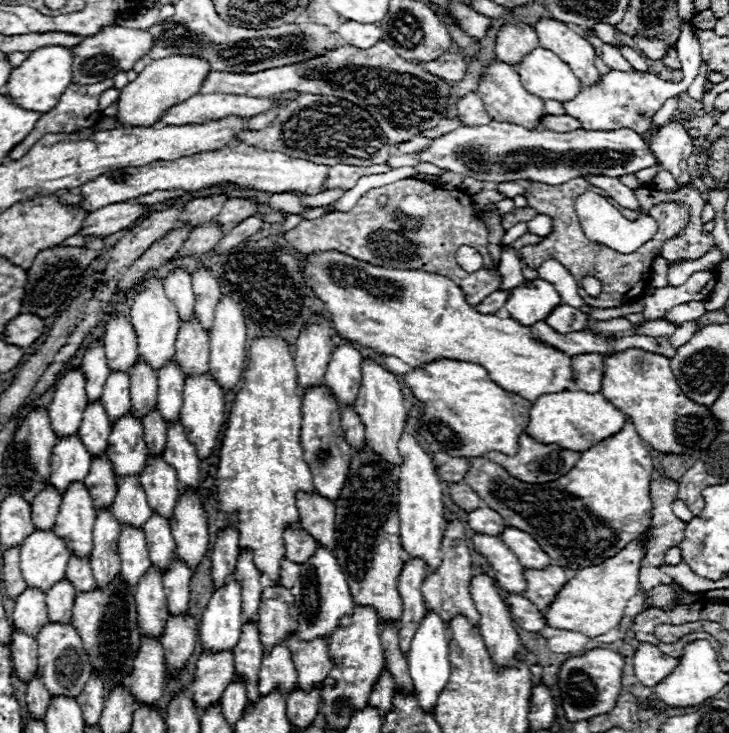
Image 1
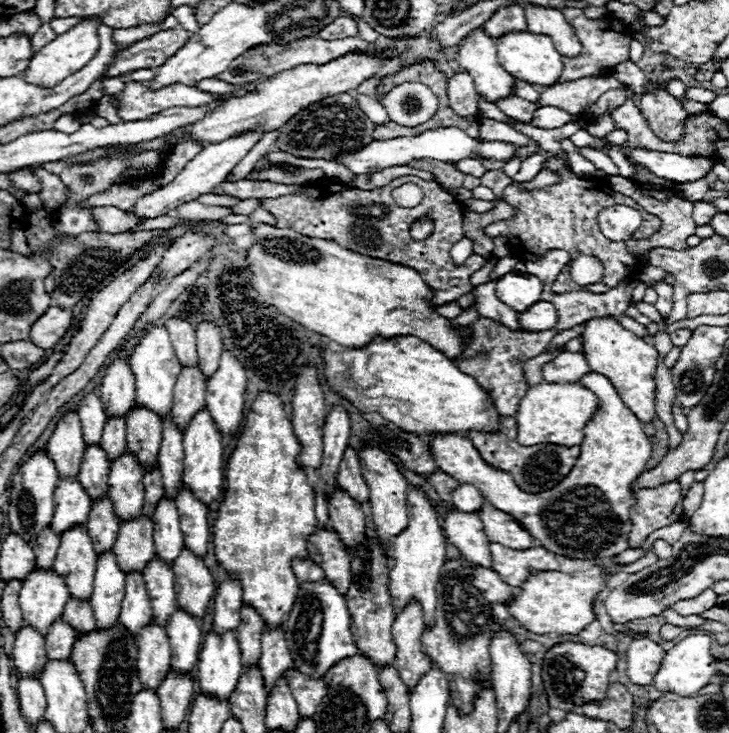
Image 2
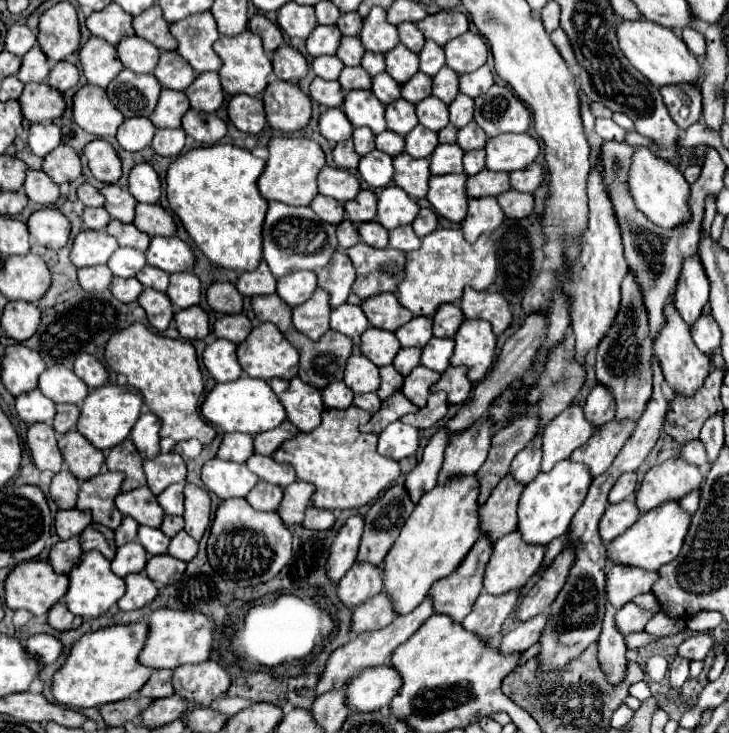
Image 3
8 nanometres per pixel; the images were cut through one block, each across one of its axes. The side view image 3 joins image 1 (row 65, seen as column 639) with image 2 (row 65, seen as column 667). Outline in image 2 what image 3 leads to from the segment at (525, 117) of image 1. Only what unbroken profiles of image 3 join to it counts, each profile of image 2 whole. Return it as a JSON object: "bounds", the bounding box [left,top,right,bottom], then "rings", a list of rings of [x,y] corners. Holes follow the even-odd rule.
{"bounds":[456,30,514,104],"rings":[[[474,30],[460,44],[456,60],[474,78],[476,92],[496,104],[506,96],[514,96],[514,78],[498,64],[498,52],[490,36]]]}

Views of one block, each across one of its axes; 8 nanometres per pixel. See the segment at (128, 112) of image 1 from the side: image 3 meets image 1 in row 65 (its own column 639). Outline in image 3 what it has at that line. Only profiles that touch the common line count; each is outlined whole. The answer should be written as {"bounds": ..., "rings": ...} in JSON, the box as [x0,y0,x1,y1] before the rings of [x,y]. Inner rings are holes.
{"bounds":[628,148,692,230],"rings":[[[638,148],[634,152],[628,186],[636,206],[656,226],[672,230],[676,226],[686,226],[688,220],[692,220],[692,214],[690,214],[692,210],[688,208],[688,190],[690,190],[688,182],[684,180],[682,172],[674,164],[656,158],[650,148]]]}

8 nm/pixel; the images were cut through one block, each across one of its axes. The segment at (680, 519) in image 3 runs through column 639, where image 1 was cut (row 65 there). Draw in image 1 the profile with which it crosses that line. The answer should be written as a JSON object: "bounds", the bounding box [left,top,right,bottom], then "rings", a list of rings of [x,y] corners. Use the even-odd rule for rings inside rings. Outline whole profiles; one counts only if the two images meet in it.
{"bounds":[516,48,582,102],"rings":[[[536,48],[532,54],[524,56],[516,66],[516,72],[522,78],[524,88],[542,100],[568,102],[582,90],[580,80],[572,74],[568,64],[546,48]]]}

